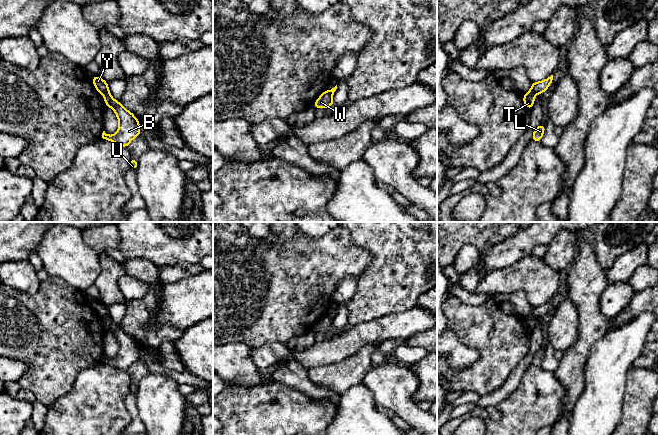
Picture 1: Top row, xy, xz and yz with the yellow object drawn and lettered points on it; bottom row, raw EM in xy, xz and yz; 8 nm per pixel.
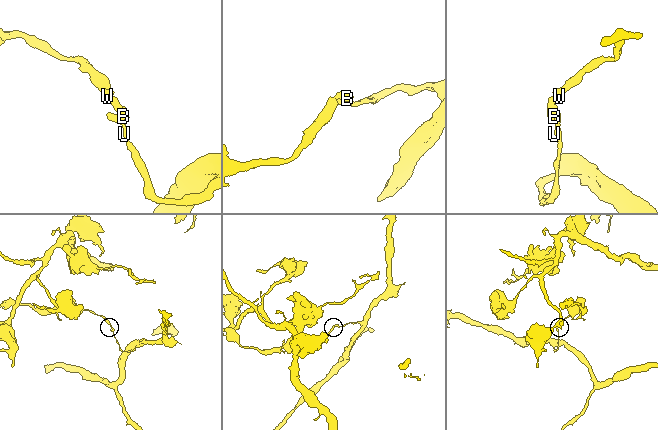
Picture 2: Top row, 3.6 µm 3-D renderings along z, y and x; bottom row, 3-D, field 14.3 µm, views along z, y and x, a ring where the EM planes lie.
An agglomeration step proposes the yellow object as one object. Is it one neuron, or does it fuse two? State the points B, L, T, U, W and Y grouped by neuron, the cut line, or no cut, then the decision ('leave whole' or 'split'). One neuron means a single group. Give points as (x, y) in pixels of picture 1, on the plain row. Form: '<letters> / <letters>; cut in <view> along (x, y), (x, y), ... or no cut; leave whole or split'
B L T U / W Y; cut in xy along (108, 314), (103, 319); split

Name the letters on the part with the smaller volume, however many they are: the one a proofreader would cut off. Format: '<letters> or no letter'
B, L, T, U

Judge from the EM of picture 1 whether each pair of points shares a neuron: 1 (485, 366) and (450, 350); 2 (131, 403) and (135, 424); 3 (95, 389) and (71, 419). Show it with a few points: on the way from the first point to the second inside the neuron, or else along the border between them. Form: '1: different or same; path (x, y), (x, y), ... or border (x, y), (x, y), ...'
1: different; border (479, 352), (479, 357), (468, 367), (453, 370)
2: same; path (132, 408), (135, 419)
3: same; path (93, 396), (78, 412)

